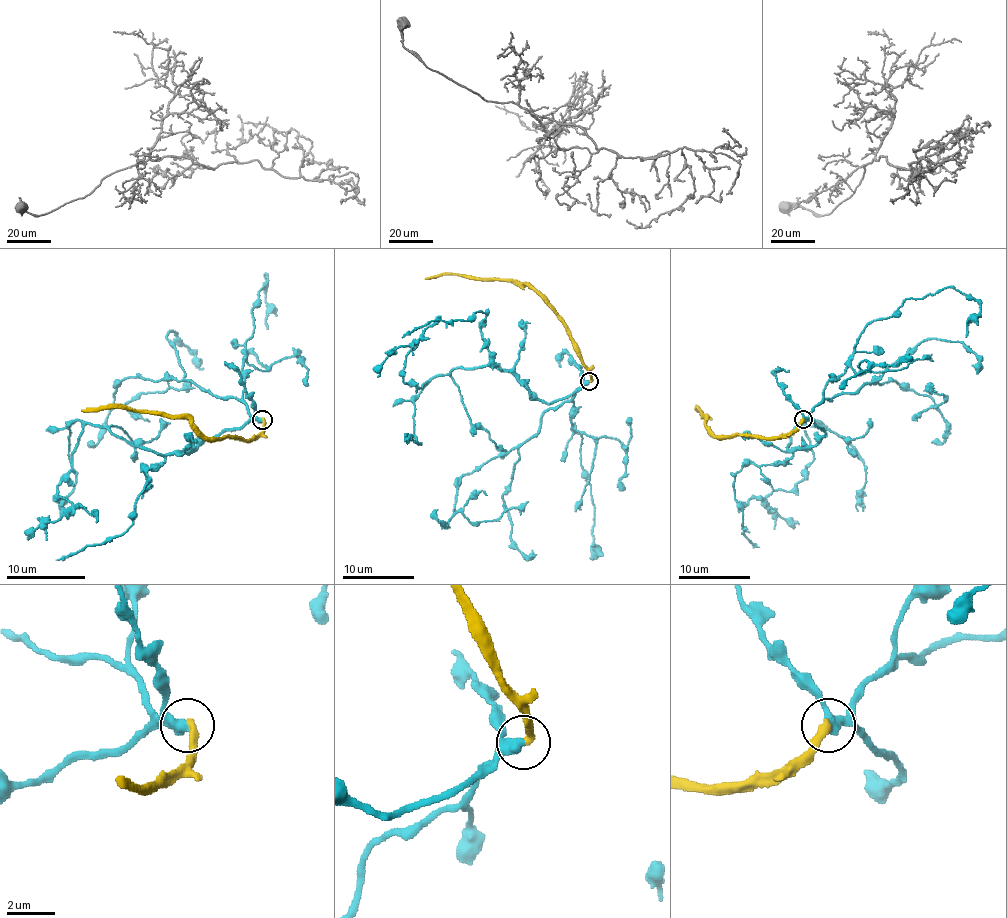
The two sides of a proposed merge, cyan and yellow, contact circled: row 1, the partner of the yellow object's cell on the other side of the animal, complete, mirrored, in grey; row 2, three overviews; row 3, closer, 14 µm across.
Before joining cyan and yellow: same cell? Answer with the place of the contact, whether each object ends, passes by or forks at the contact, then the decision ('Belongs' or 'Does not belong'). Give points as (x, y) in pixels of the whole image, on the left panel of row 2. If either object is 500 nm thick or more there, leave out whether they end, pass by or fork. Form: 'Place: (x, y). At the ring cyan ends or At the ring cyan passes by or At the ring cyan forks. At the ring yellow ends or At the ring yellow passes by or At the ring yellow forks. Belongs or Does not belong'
Place: (262, 419). At the ring cyan passes by. At the ring yellow ends. Belongs

